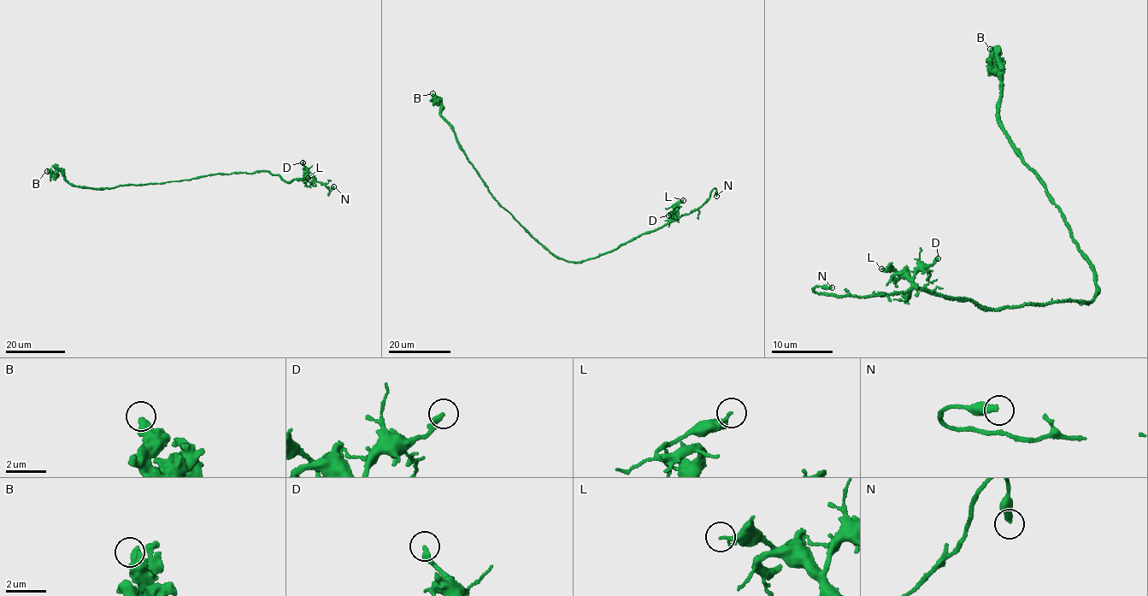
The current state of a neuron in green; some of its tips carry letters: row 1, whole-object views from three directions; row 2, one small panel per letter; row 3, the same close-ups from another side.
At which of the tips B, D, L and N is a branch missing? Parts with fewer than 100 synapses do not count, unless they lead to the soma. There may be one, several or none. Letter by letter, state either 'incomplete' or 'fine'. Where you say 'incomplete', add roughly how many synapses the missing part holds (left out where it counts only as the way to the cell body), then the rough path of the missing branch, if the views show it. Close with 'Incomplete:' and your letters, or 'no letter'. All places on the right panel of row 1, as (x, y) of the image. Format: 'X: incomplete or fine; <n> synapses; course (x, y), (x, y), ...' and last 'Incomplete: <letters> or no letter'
B: fine
D: fine
L: fine
N: incomplete; course (832, 287), (854, 303), (862, 311), (885, 325), (904, 331), (916, 343)
Incomplete: N

